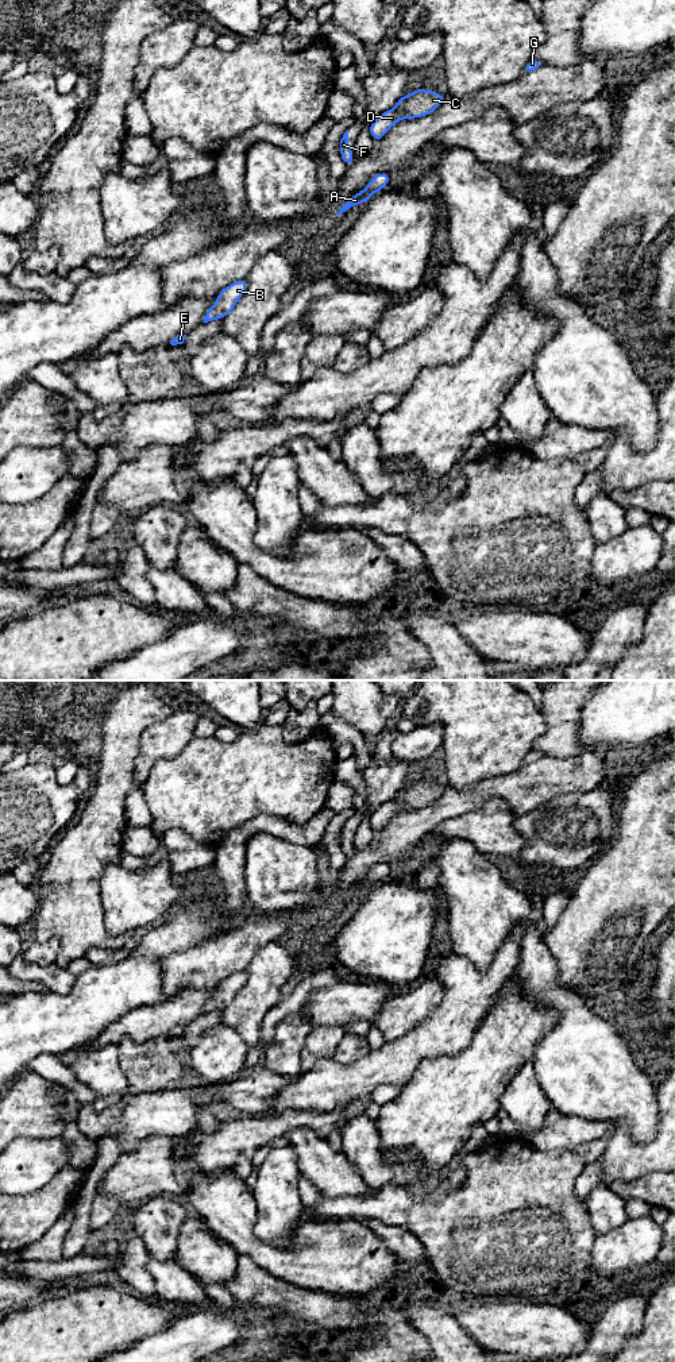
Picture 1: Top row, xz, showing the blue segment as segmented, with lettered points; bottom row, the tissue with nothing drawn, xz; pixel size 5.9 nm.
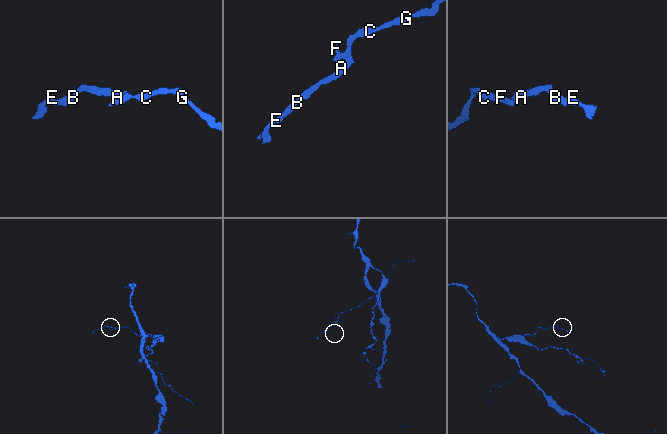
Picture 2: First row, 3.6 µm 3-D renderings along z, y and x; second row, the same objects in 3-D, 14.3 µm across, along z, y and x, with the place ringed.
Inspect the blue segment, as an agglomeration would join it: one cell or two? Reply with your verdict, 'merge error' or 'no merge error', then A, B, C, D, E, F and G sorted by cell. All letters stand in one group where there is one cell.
no merge error; groups A B C D E F G

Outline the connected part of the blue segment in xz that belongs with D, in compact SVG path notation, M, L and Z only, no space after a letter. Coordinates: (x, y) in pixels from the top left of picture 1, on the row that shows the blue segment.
M417 88L413 93L404 94L392 109L381 113L369 127L370 135L374 140L379 140L397 121L427 116L439 108L446 97L433 90Z

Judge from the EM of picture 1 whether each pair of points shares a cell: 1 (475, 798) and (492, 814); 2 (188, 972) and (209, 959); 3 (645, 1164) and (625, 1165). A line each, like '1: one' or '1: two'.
1: two
2: one
3: one

